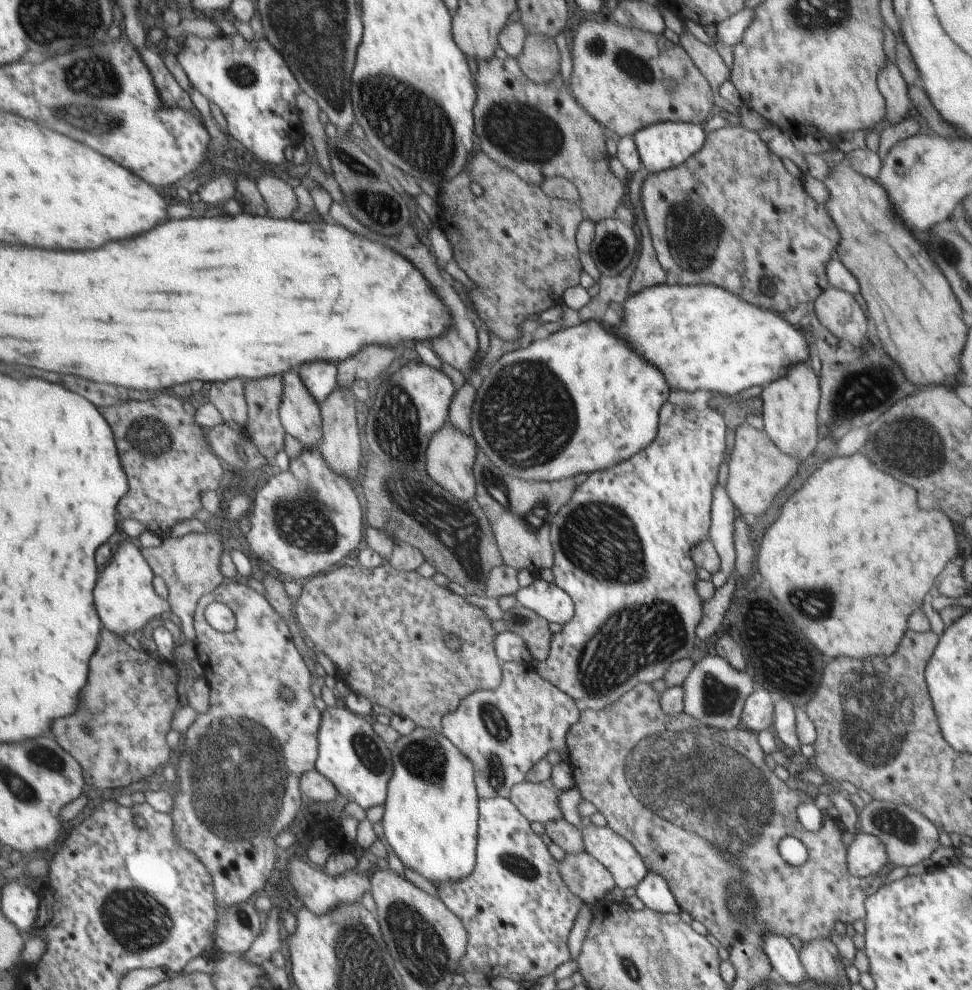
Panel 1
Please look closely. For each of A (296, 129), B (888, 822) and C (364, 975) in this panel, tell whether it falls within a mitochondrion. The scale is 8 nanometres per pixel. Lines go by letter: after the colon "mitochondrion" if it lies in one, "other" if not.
A: other
B: mitochondrion
C: mitochondrion

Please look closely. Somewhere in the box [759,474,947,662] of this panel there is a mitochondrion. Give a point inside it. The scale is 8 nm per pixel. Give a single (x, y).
(809, 606)

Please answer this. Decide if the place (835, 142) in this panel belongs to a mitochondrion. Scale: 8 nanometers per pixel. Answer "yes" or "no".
no

